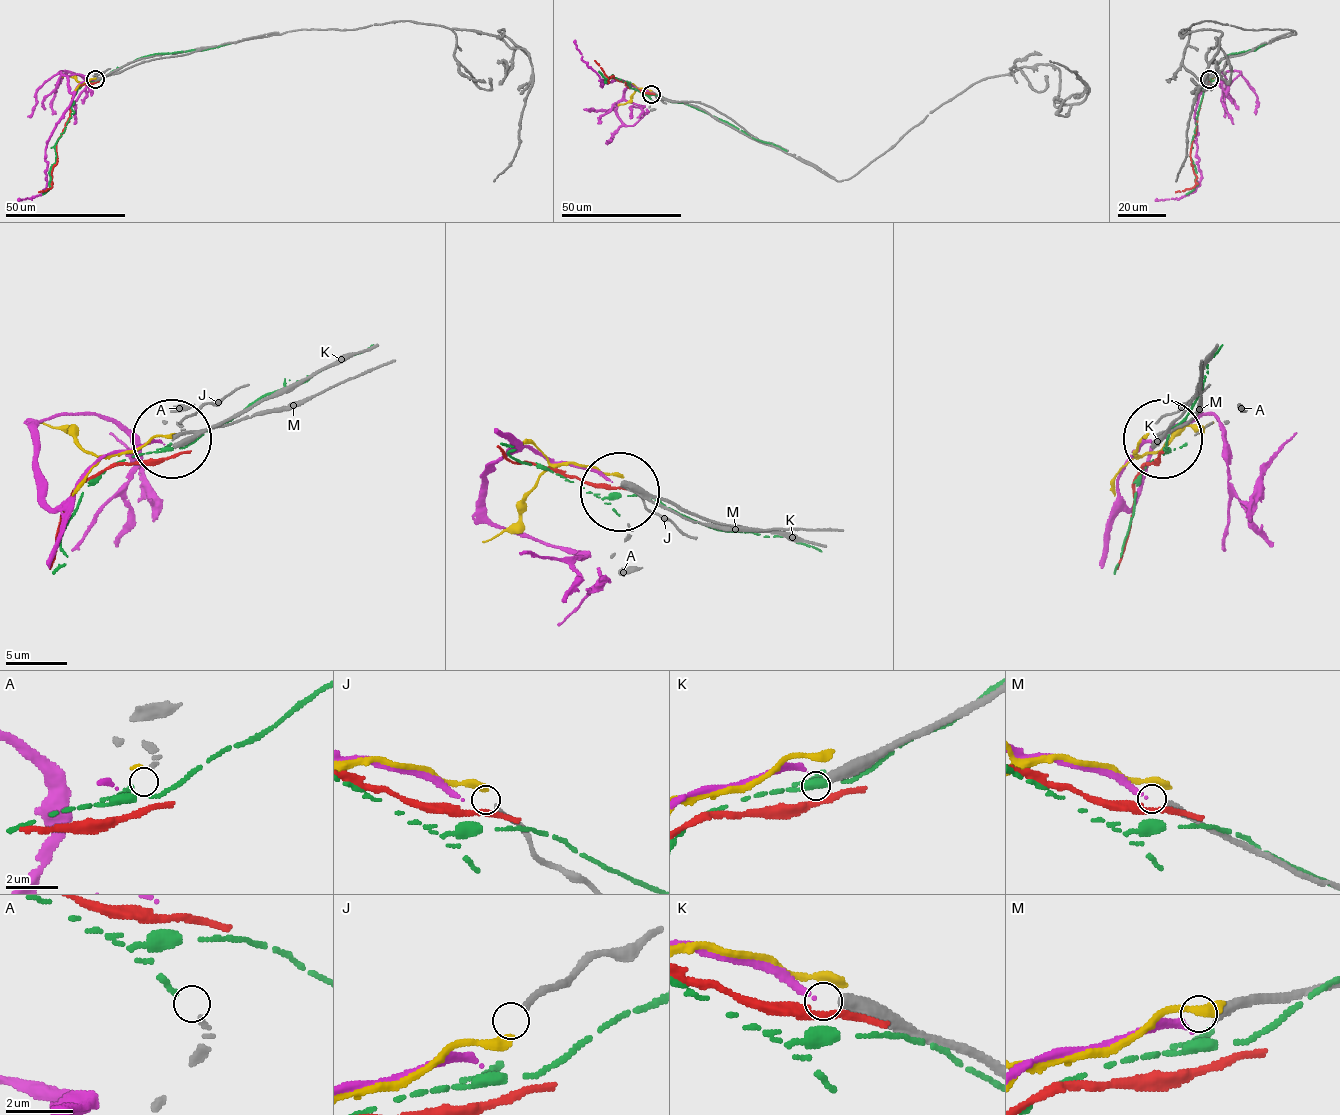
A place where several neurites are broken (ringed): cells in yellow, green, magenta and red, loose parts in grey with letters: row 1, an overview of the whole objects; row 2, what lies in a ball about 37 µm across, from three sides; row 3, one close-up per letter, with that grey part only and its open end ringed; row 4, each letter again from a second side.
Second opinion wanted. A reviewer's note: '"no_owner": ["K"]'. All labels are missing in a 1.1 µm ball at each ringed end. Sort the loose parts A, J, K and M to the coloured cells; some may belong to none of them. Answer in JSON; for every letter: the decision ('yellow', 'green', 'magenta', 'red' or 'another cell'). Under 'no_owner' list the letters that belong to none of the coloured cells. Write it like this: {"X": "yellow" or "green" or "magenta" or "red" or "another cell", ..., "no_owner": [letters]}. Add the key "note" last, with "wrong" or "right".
{"A": "green", "J": "yellow", "K": "another cell", "M": "magenta", "no_owner": ["K"], "note": "right"}

